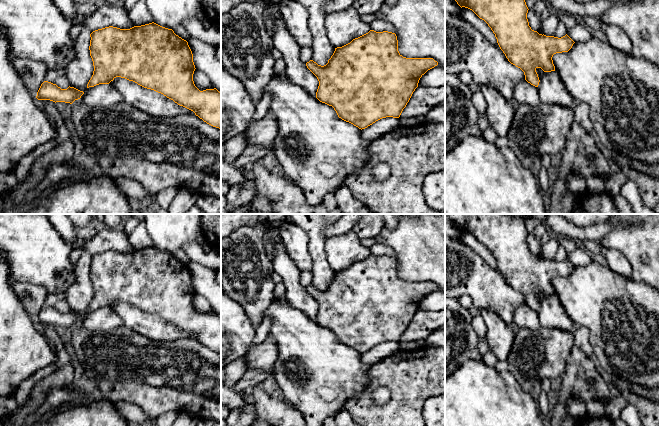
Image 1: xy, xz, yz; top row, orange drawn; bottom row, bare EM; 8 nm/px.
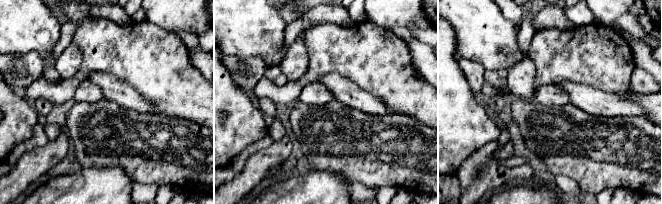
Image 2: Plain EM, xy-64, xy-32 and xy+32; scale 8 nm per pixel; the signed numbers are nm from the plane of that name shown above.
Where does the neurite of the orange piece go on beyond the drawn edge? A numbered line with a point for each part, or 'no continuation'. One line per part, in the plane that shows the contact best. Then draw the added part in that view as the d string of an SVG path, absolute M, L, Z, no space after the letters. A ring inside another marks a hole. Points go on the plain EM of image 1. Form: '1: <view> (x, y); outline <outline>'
no continuation

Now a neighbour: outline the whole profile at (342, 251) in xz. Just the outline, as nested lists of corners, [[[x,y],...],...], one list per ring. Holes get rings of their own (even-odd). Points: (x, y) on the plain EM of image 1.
[[[352,231],[336,235],[326,240],[325,253],[331,268],[337,272],[368,257],[370,248],[360,243],[360,238]]]

